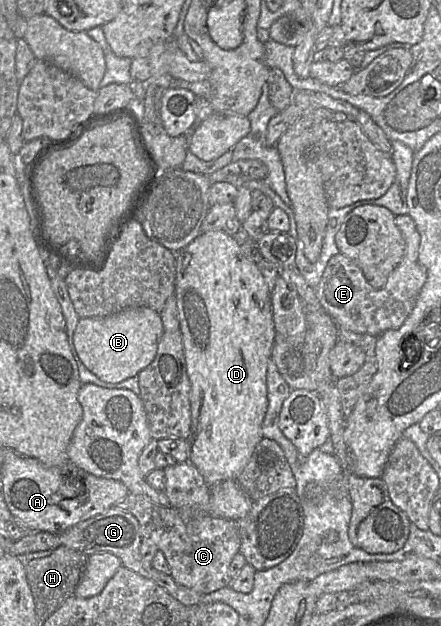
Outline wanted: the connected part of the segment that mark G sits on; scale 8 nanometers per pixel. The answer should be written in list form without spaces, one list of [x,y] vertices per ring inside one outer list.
[[[111,507],[101,514],[70,527],[60,533],[59,537],[61,546],[74,549],[87,556],[96,553],[111,553],[117,556],[122,563],[122,567],[154,581],[184,605],[196,605],[201,602],[204,596],[203,594],[178,584],[170,575],[158,572],[151,567],[150,563],[143,561],[140,554],[140,546],[143,538],[141,527],[138,520],[129,512]]]

